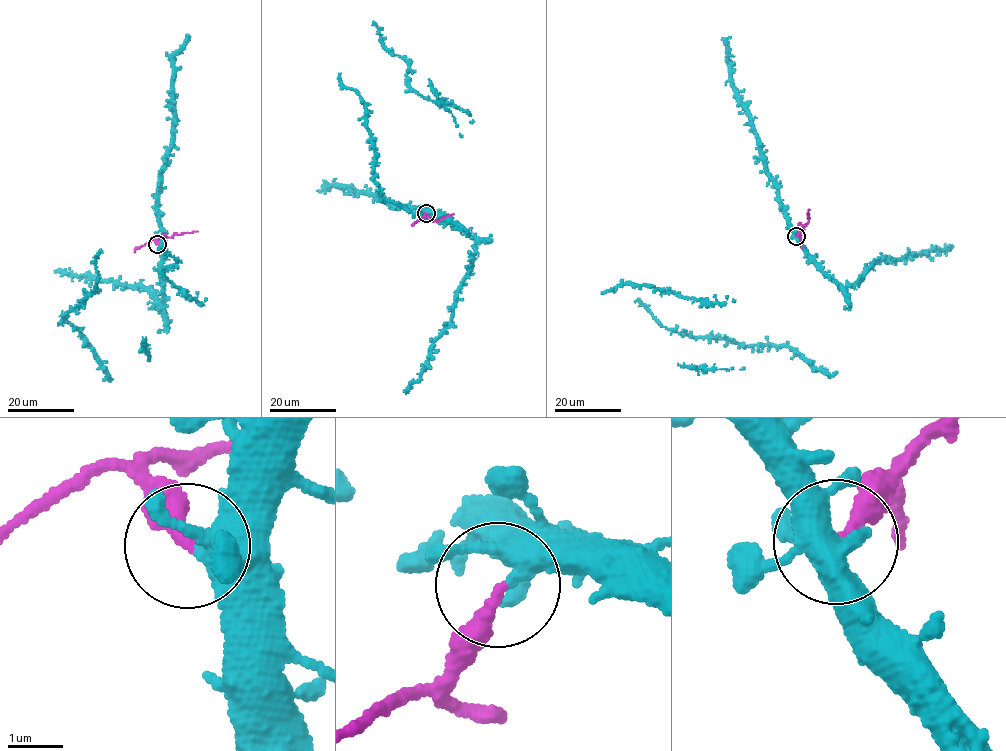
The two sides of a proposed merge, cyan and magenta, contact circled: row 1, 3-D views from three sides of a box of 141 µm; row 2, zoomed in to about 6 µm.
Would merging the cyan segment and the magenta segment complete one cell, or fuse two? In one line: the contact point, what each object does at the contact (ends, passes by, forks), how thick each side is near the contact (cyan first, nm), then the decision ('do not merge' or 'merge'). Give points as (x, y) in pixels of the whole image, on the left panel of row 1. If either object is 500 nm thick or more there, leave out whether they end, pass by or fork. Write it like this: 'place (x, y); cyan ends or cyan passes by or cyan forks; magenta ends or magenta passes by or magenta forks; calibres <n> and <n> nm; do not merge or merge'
place (157, 244); cyan passes by; magenta ends; calibres 320 and 240 nm; do not merge

